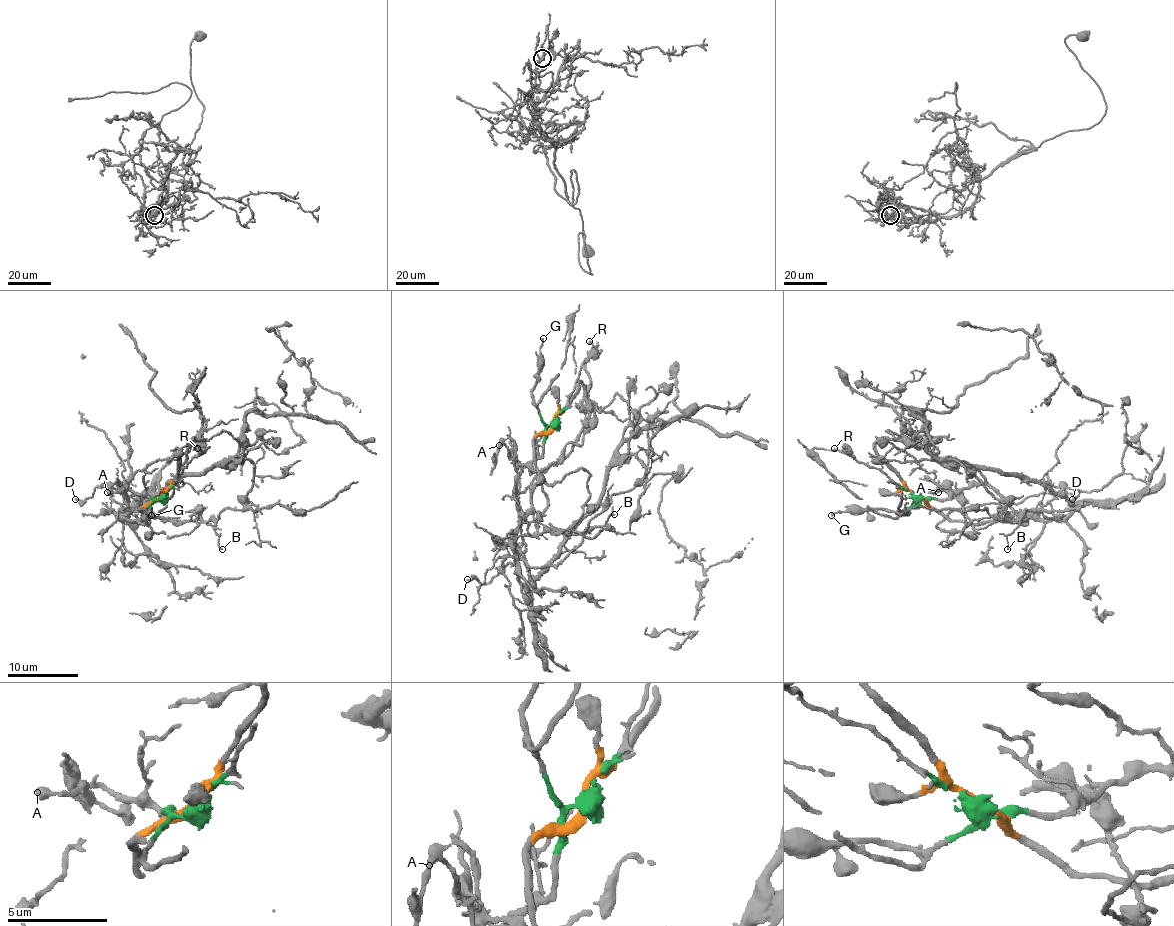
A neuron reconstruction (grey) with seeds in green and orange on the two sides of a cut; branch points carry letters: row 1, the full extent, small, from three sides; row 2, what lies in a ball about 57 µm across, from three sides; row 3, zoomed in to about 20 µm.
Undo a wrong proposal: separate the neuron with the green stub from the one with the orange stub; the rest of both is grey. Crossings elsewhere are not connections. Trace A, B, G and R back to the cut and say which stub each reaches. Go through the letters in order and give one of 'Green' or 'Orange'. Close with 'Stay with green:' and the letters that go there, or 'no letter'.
A: Orange
B: Orange
G: Green
R: Green
Stay with green: G, R

